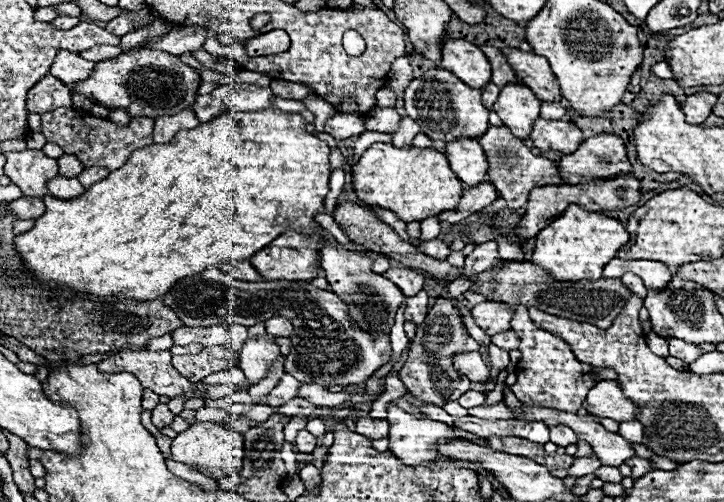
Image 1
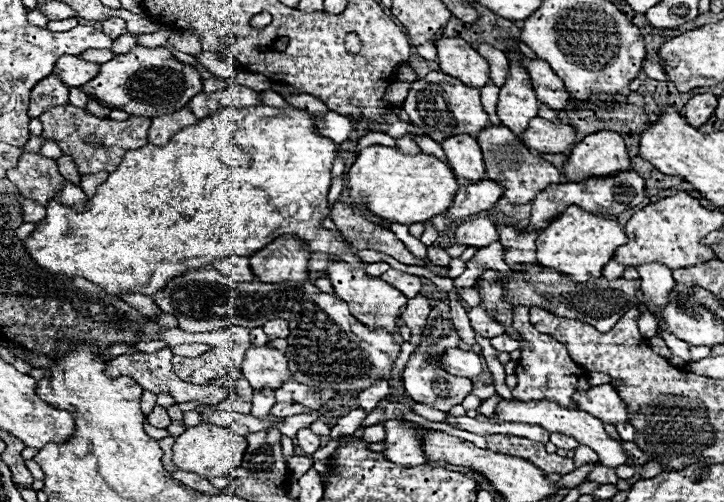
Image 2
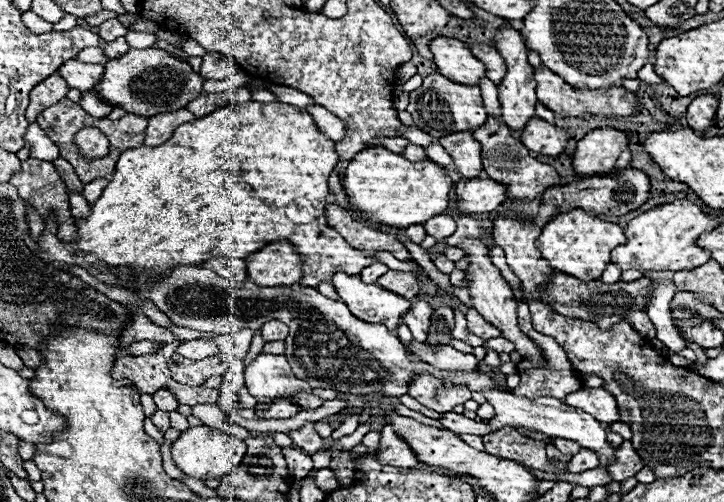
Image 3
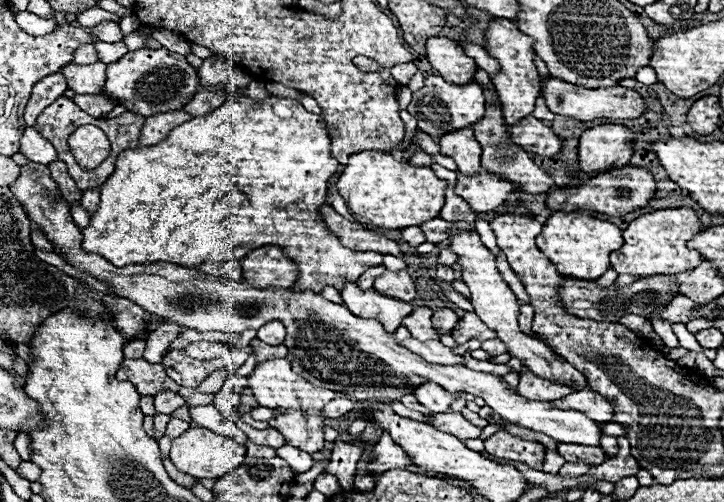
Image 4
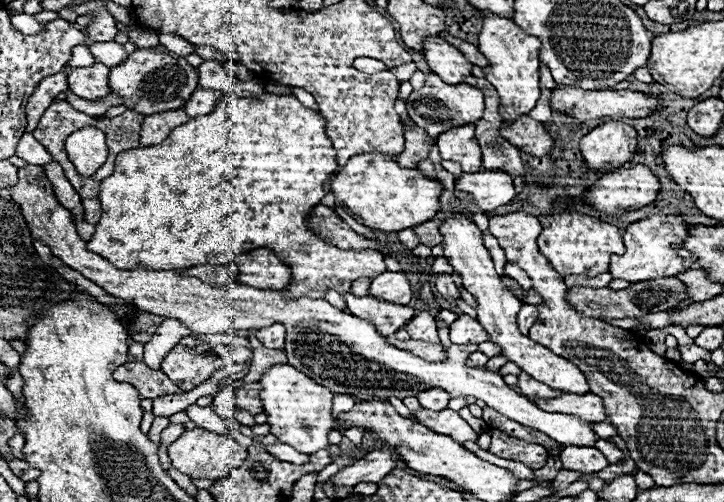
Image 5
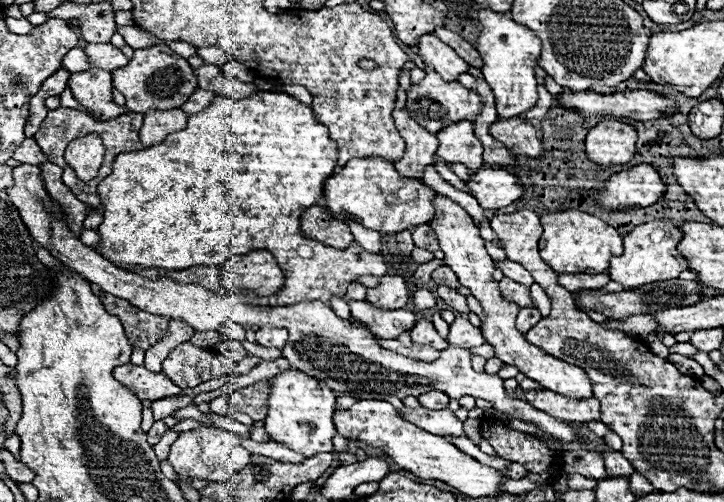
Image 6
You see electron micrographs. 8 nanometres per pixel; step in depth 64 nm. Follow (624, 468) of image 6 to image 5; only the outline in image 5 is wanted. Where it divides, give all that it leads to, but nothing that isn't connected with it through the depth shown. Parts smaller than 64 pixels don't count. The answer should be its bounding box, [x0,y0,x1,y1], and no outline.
[595,439,624,464]

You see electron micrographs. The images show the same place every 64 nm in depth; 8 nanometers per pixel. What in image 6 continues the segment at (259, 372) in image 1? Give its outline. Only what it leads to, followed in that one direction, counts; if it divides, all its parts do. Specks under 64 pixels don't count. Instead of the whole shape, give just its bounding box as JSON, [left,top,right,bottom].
[266,368,336,456]

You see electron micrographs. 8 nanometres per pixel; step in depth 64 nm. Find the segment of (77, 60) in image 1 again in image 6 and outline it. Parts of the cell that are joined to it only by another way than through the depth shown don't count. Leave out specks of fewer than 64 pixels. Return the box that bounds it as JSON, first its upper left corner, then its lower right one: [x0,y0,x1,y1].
[68,68,126,122]

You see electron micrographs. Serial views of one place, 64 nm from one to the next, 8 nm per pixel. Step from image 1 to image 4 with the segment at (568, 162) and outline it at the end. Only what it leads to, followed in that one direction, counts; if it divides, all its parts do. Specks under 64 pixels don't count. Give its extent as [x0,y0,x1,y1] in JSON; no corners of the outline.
[578,124,632,174]

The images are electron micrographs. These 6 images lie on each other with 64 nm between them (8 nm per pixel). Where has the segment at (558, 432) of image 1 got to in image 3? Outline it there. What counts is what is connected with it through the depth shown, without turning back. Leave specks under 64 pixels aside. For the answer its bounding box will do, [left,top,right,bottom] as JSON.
[552,438,580,454]

